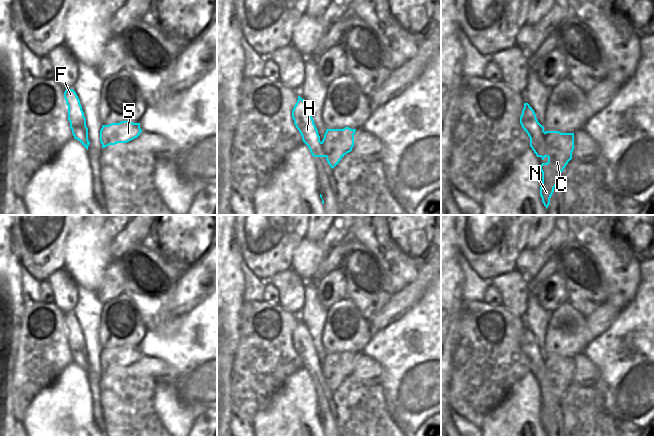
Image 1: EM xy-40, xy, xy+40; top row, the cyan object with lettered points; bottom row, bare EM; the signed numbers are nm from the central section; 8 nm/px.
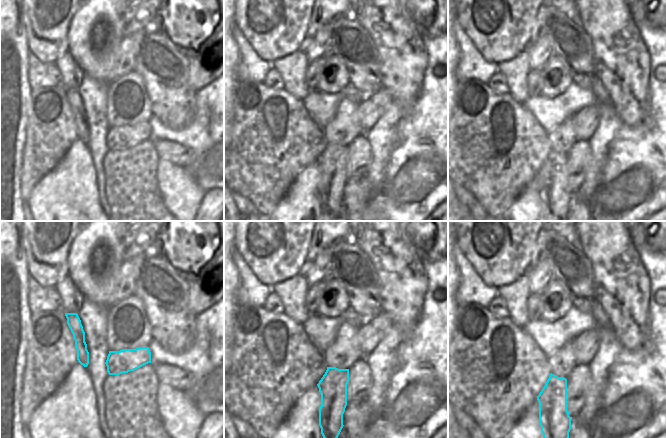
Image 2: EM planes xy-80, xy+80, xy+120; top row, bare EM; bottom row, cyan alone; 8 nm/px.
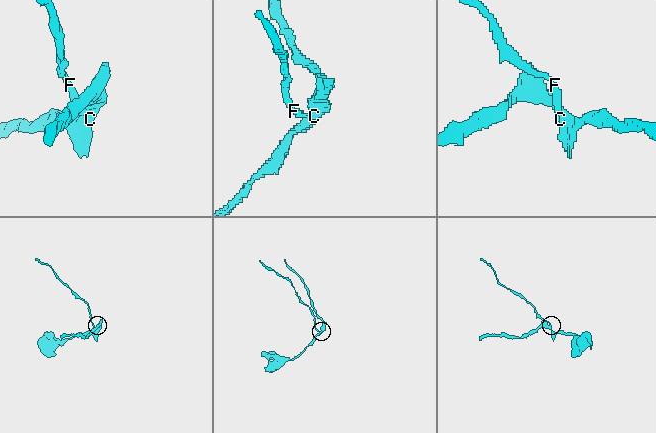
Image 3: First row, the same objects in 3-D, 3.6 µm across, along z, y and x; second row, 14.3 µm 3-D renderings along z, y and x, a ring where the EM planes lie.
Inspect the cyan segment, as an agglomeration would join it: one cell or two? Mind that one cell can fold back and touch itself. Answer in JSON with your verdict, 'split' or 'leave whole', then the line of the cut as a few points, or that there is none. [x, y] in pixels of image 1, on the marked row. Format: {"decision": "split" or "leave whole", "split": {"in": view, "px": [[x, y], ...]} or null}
{"decision": "split", "split": {"in": "xy+40", "px": [[545, 132], [545, 145], [548, 156]]}}

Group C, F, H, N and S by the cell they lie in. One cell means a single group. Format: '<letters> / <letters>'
C N S / F H

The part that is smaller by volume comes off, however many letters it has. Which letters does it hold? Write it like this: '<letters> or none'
F, H

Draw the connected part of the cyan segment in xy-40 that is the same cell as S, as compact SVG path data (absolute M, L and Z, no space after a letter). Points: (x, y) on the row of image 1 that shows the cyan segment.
M131 121L102 125L100 130L100 142L102 148L117 143L127 143L137 138L141 132L140 123L133 123Z

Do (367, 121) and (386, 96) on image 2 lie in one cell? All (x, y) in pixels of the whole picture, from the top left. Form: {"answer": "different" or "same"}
{"answer": "same"}

